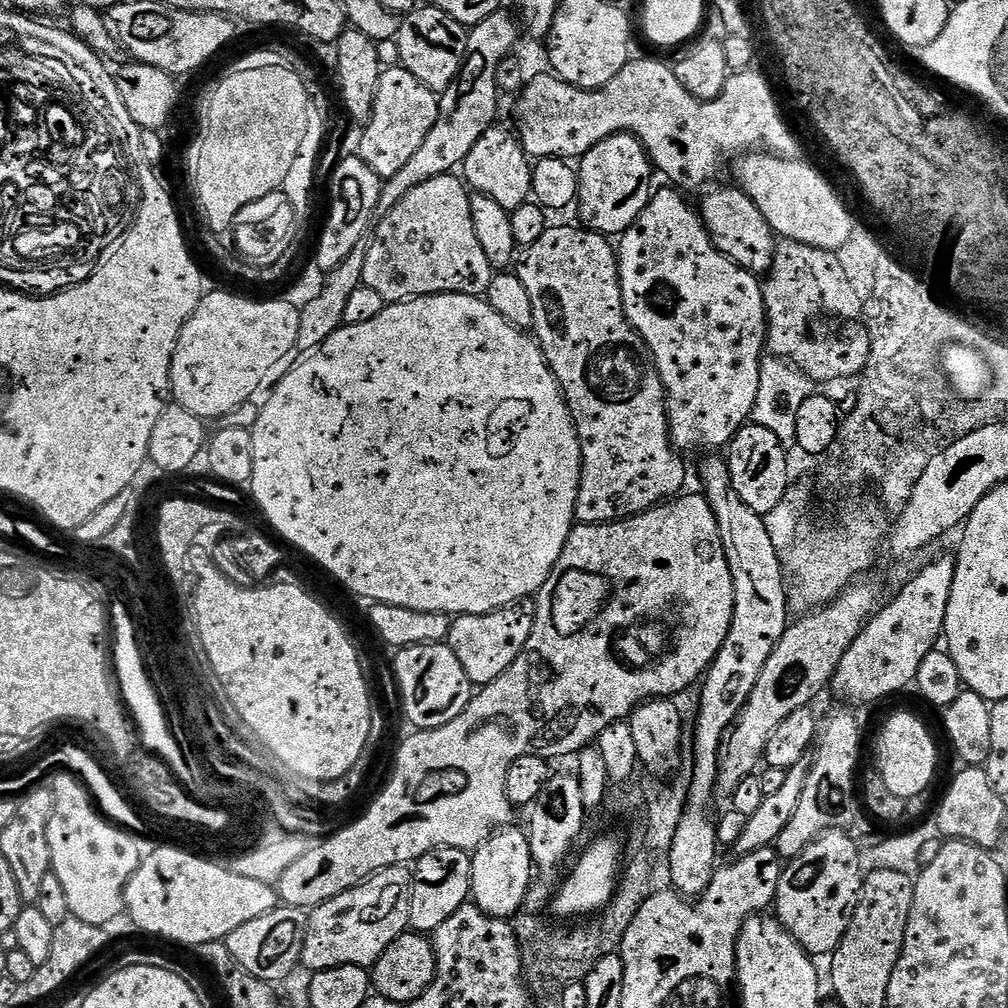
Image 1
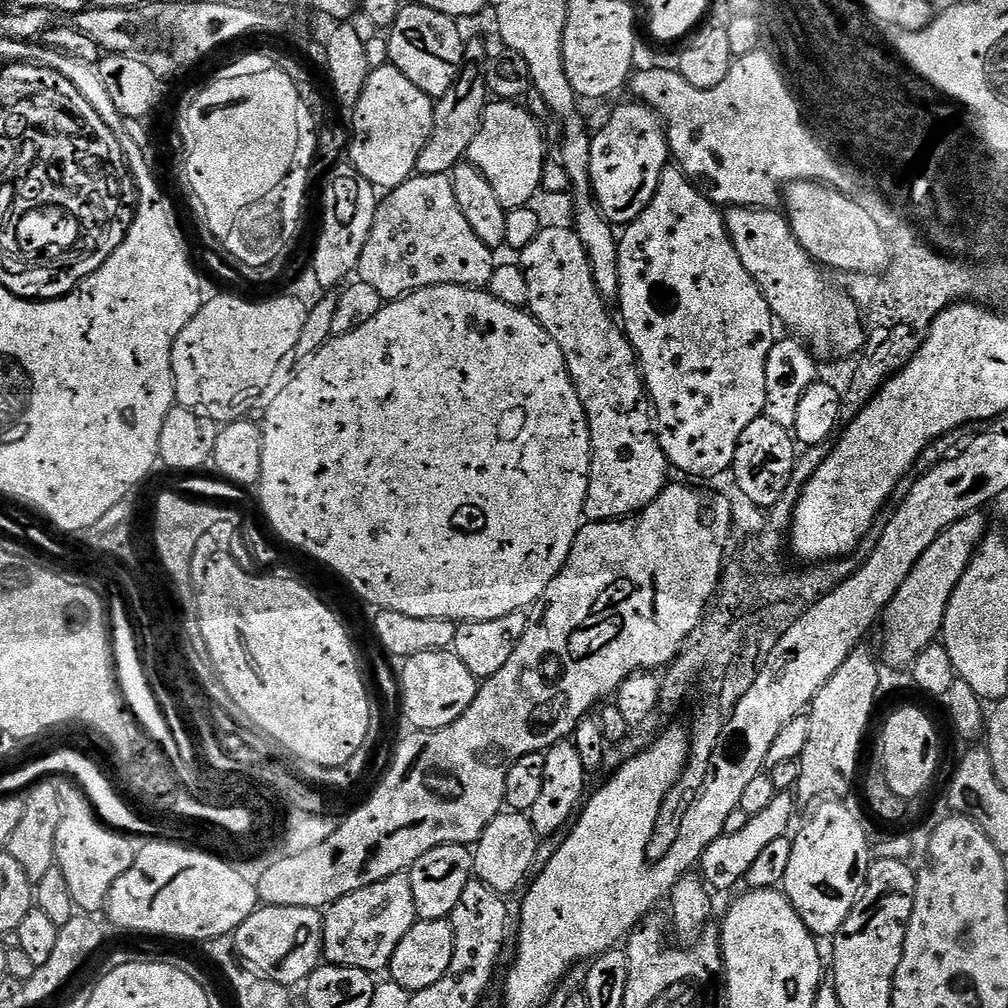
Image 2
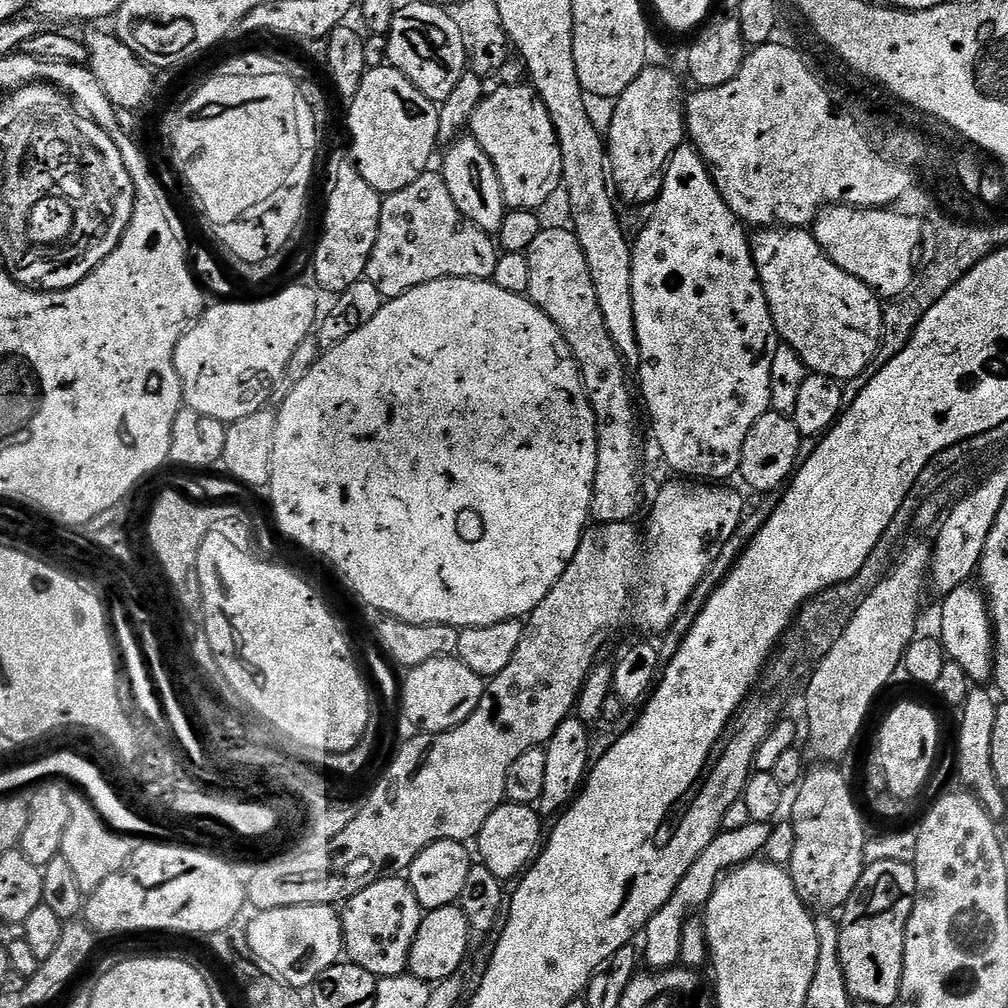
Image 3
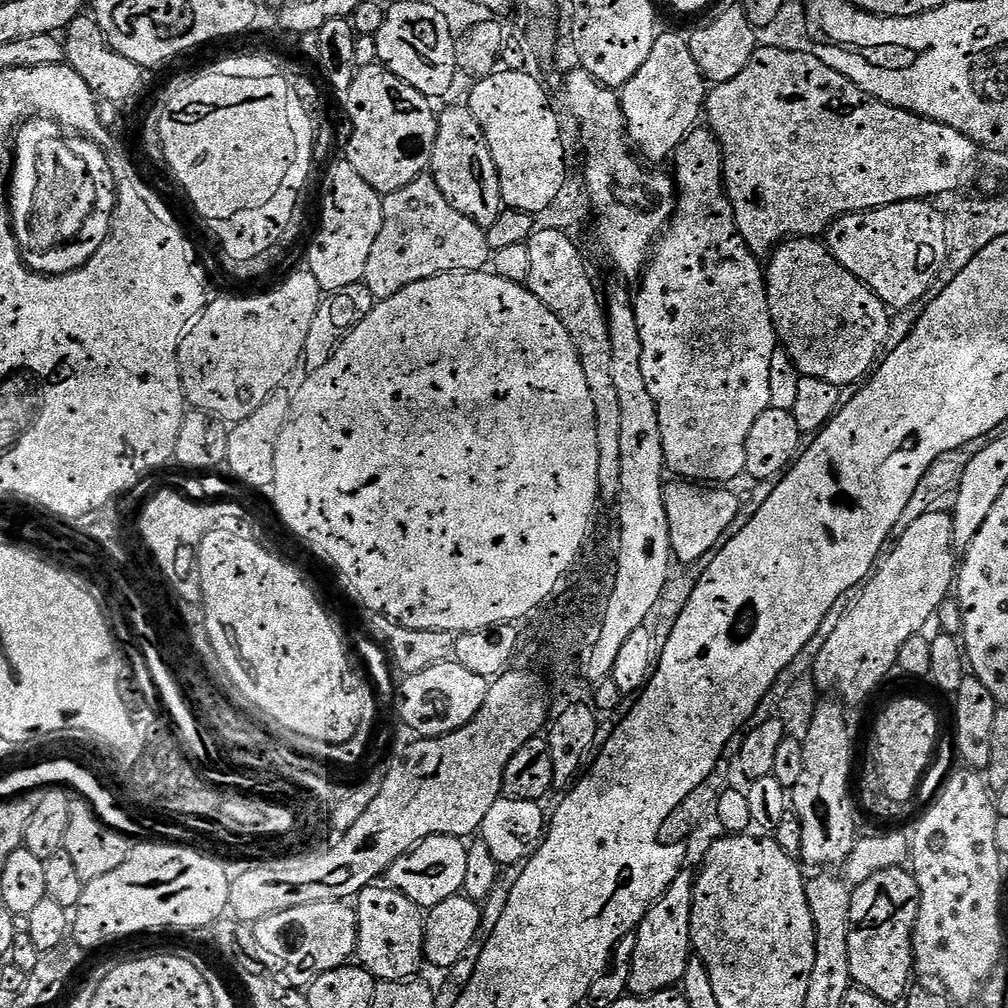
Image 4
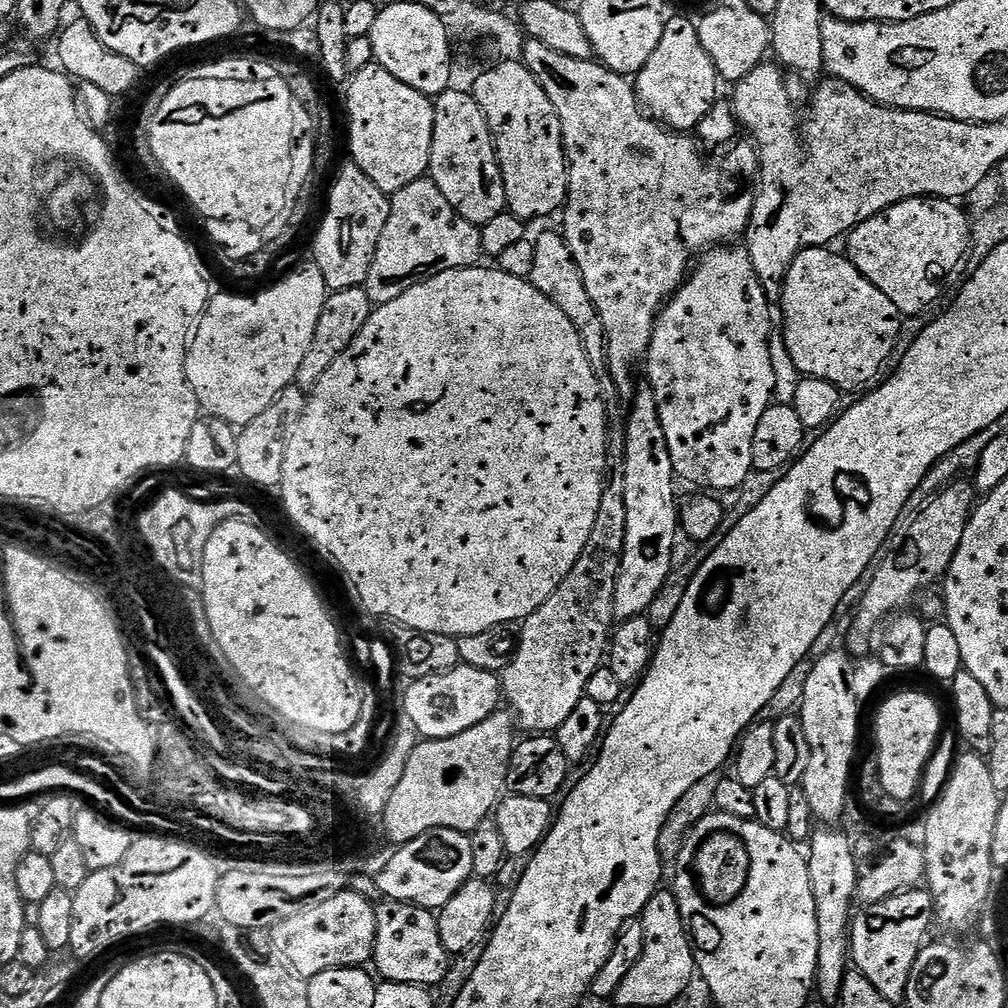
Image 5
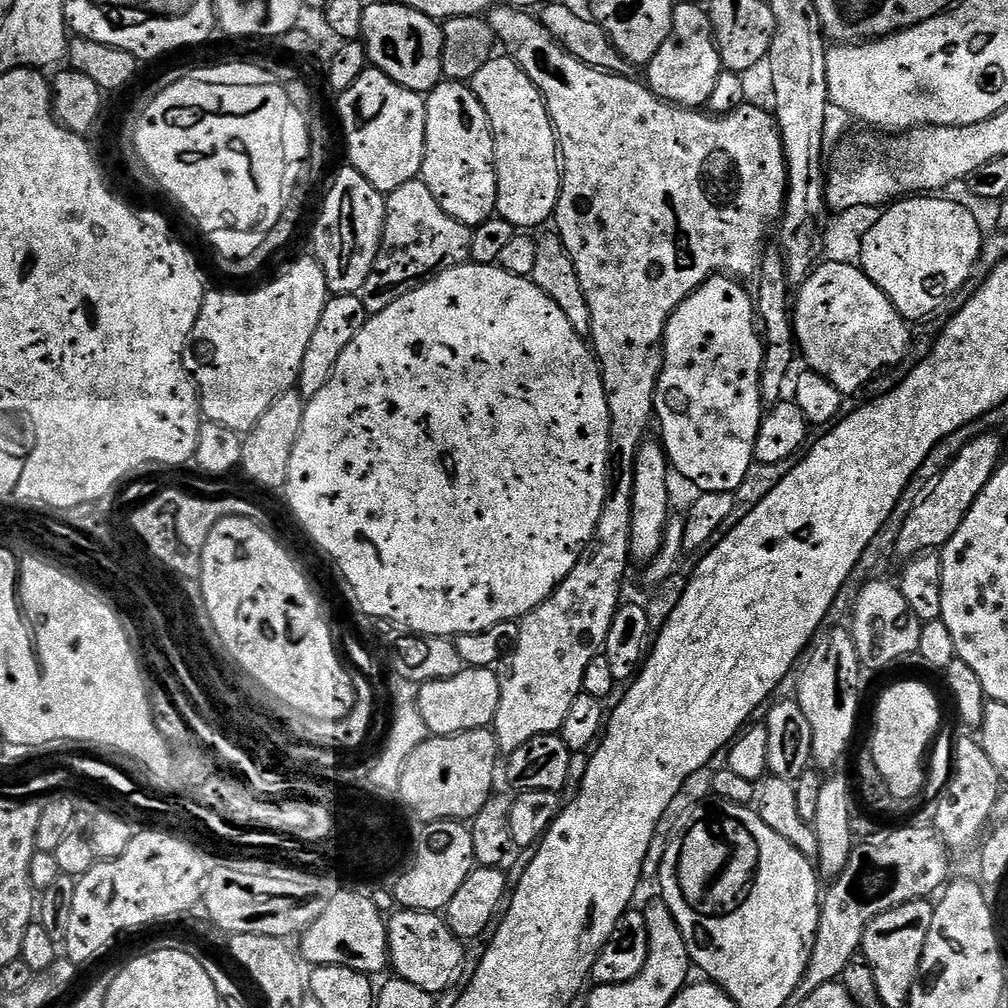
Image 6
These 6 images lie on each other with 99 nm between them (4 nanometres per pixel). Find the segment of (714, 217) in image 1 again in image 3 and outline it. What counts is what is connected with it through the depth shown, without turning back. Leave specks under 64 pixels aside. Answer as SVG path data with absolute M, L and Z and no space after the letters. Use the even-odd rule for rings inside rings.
M773 226L757 233L750 240L752 257L758 278L762 282L762 290L766 294L777 337L796 351L809 373L829 376L830 379L841 382L856 380L860 375L863 377L873 367L872 359L880 348L880 336L882 340L886 332L881 297L867 288L861 280L839 268L825 254L808 228Z

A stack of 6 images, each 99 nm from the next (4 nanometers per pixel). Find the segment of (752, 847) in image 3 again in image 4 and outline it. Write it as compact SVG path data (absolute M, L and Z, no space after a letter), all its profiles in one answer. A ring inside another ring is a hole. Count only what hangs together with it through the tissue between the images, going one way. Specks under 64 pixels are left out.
M681 870L678 878L674 878L674 882L660 895L655 906L644 915L644 920L634 933L636 949L628 979L628 992L631 995L652 996L655 992L667 992L683 981L686 966L694 955L690 930L693 887L693 873Z

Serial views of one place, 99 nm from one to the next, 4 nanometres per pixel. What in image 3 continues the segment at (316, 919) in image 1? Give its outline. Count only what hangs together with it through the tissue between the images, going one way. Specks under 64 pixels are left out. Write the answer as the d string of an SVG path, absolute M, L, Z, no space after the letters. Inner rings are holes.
M393 874L366 886L352 899L343 905L340 921L344 935L344 952L351 963L362 966L370 974L378 978L386 976L403 976L408 972L410 946L414 942L414 934L418 934L418 926L422 919L422 909L414 890L407 879Z

